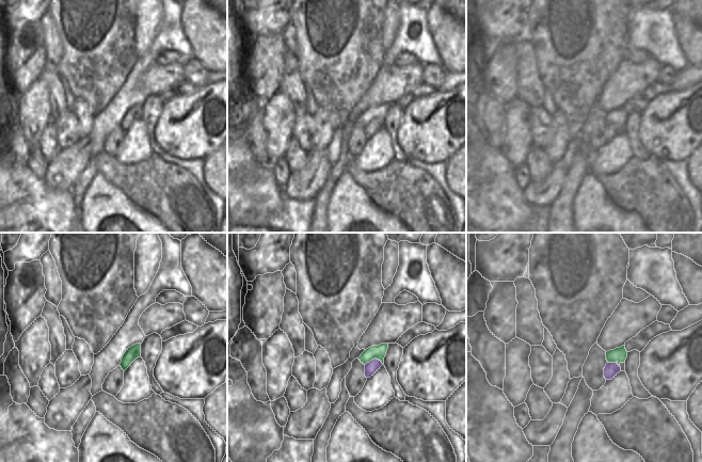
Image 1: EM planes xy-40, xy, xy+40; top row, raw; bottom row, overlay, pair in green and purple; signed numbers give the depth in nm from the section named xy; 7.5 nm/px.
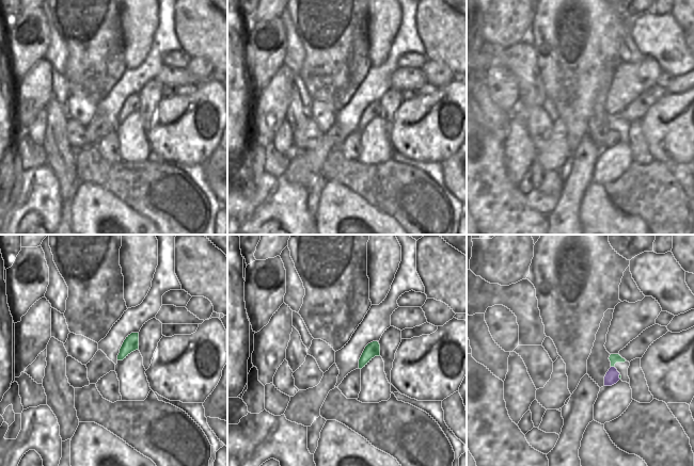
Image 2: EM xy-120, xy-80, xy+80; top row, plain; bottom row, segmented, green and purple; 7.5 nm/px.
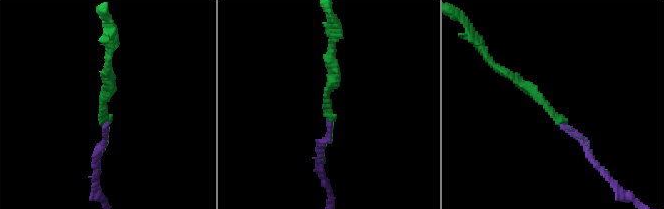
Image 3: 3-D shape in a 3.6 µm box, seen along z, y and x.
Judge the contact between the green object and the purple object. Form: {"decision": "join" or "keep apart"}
{"decision": "join"}

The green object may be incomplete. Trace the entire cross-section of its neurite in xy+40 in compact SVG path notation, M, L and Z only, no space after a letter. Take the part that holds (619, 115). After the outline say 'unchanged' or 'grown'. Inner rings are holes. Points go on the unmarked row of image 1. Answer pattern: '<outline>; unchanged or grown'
M625 107L606 113L606 121L608 123L604 129L604 138L606 141L611 141L621 132L619 125L625 124L626 118L627 112Z; grown

